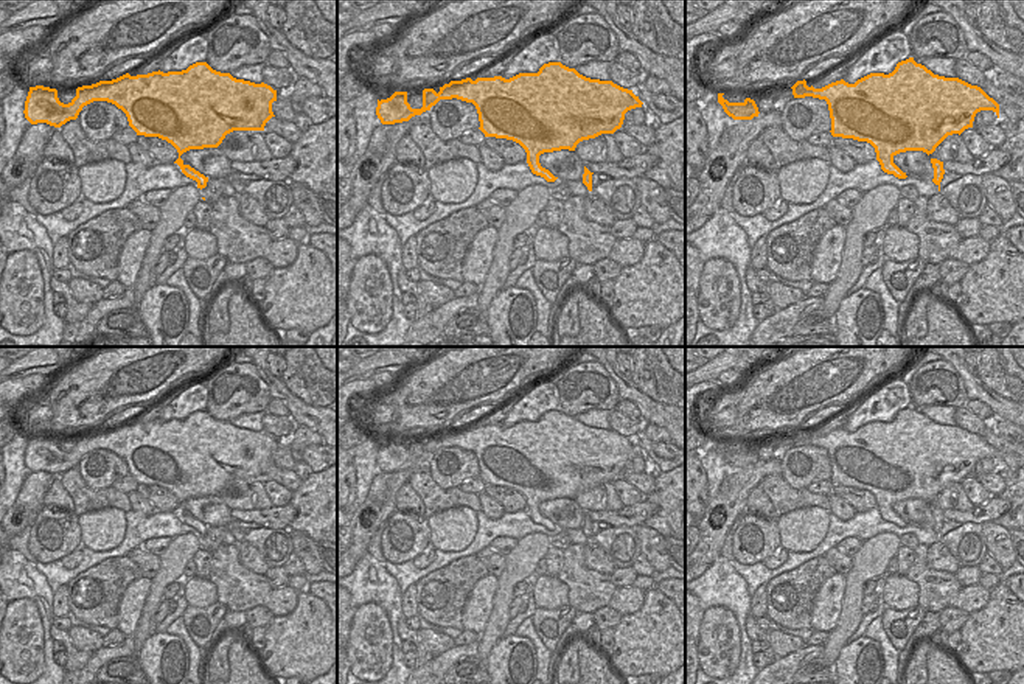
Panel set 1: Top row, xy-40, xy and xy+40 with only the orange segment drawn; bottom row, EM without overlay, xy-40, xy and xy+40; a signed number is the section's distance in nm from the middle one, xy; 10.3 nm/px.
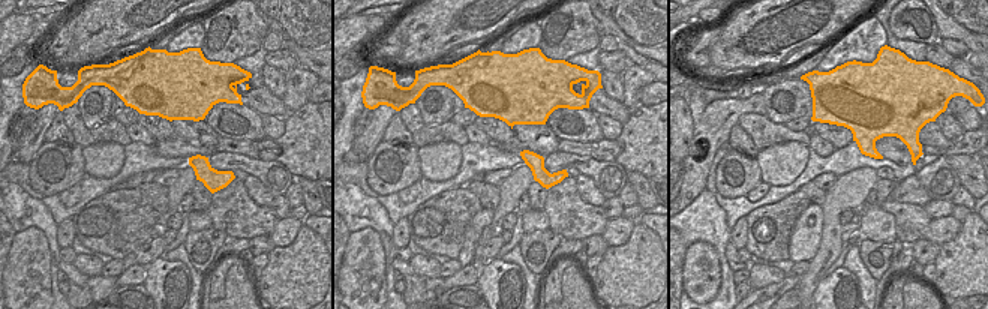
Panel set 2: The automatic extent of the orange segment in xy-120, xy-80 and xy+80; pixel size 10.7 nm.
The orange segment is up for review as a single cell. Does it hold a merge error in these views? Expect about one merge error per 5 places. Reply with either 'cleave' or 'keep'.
keep

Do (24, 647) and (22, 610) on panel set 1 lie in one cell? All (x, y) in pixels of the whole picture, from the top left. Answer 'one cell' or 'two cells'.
one cell

